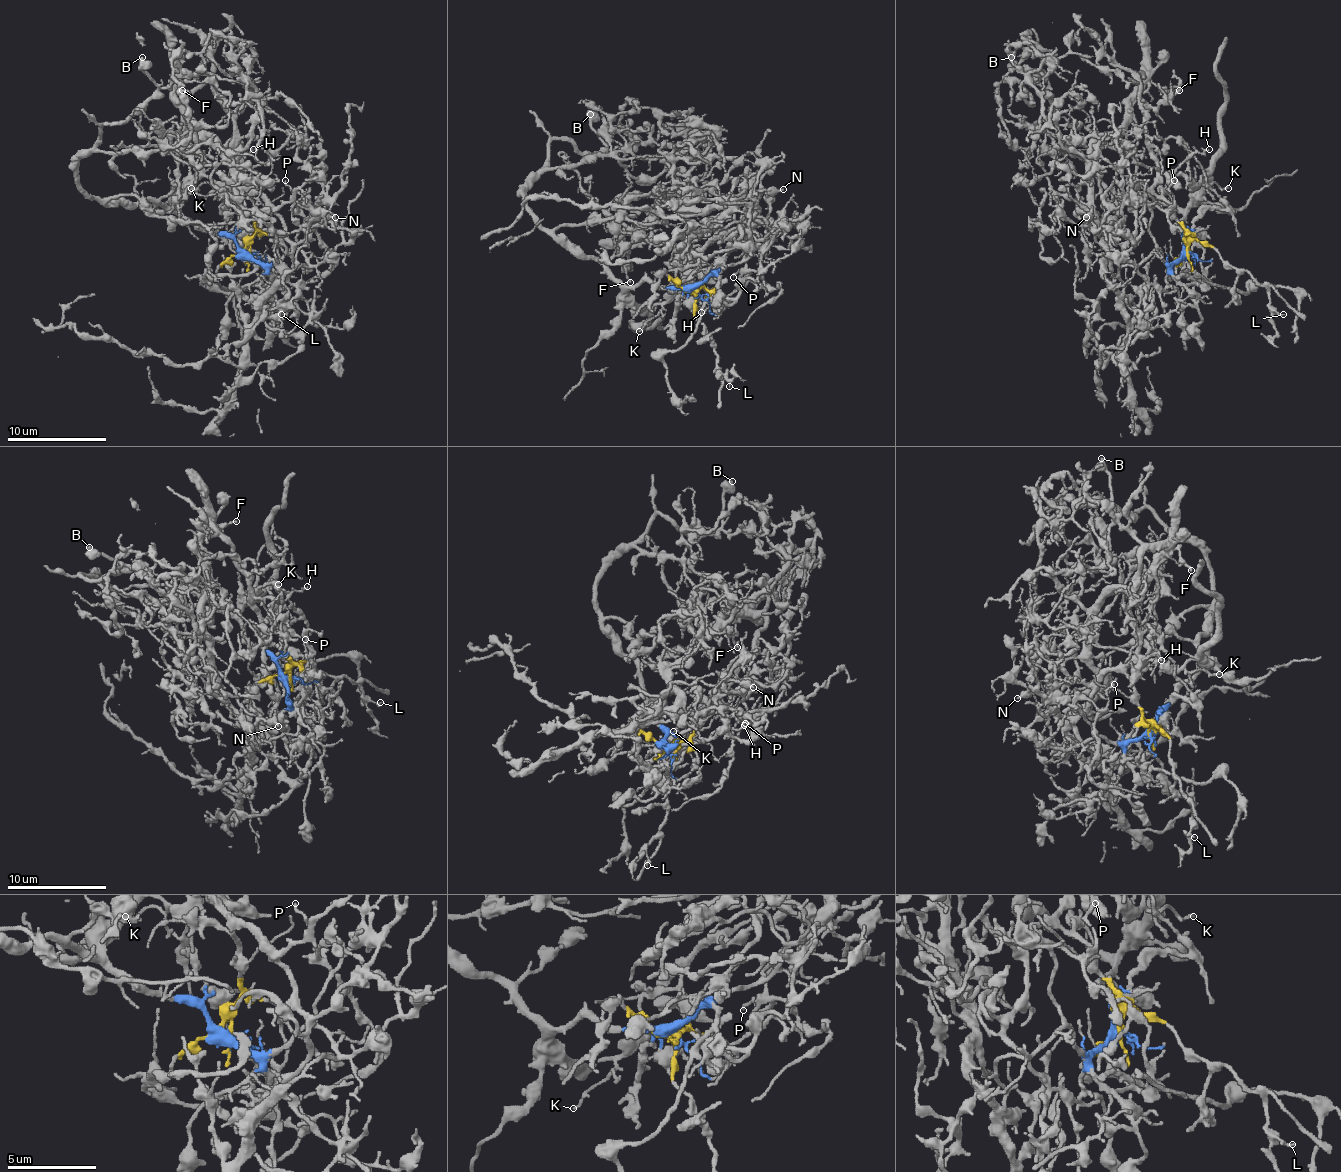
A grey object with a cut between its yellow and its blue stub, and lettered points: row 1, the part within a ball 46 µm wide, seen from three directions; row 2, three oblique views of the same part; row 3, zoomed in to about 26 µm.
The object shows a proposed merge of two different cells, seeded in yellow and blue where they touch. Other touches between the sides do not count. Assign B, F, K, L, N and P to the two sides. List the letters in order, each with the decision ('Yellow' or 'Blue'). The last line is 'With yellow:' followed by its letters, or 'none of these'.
B: Blue
F: Yellow
K: Blue
L: Yellow
N: Blue
P: Yellow
With yellow: F, L, P

